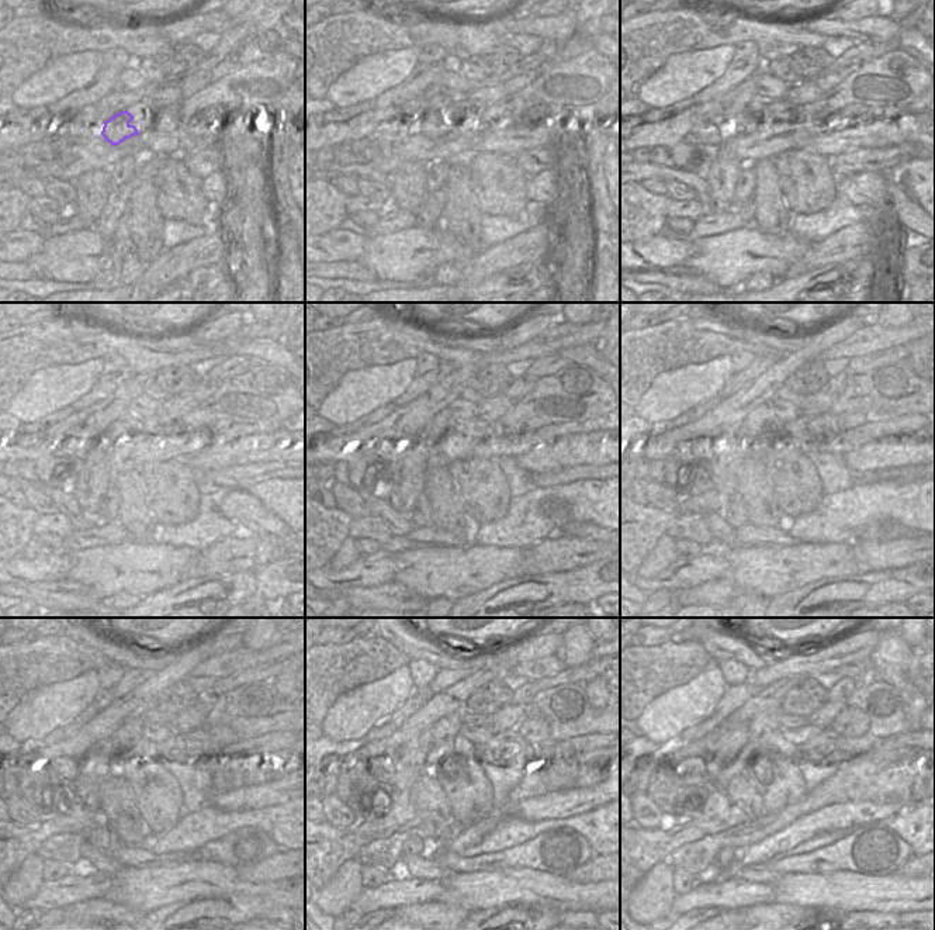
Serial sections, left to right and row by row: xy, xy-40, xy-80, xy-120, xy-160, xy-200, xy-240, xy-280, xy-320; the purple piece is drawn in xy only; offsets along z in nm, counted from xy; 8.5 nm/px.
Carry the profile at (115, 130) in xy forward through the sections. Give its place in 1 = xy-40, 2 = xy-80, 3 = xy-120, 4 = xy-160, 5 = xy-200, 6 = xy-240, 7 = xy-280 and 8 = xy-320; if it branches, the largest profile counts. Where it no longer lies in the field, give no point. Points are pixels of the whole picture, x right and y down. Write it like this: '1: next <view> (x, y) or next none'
1: next xy-40 (432, 124)
2: next xy-80 (747, 121)
3: next xy-120 (128, 422)
4: next xy-160 (443, 422)
5: next xy-200 (758, 421)
6: next xy-240 (127, 736)
7: next xy-280 (447, 728)
8: next xy-320 (768, 721)

